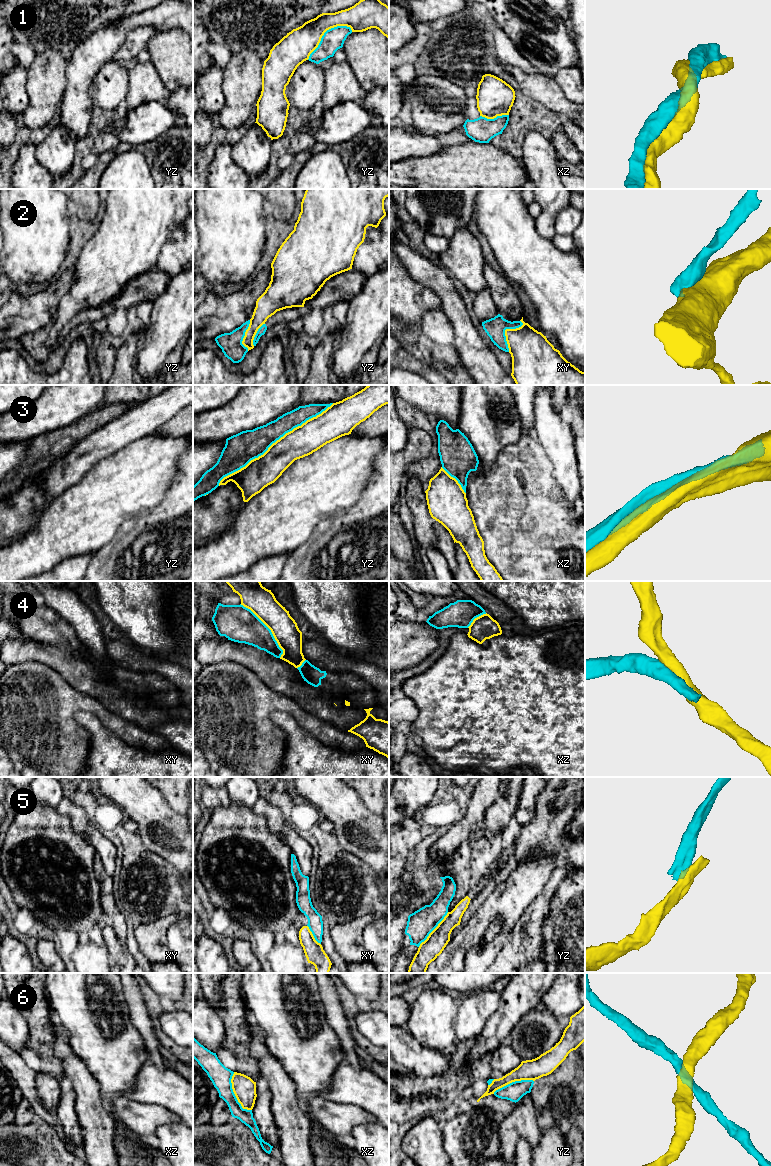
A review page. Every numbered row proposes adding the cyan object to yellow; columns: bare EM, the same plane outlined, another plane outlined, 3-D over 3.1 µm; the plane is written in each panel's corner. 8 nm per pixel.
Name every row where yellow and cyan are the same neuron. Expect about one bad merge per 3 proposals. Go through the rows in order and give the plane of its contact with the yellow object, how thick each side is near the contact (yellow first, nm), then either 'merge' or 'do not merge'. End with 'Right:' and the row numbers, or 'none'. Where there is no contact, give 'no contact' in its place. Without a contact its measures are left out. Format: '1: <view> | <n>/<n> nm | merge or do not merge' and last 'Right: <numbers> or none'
1: yz | 240/180 nm | merge
2: xy | 320/160 nm | do not merge
3: yz | 240/240 nm | do not merge
4: xy | 220/280 nm | do not merge
5: yz | 160/220 nm | do not merge
6: xz | 190/160 nm | do not merge
Right: 1

